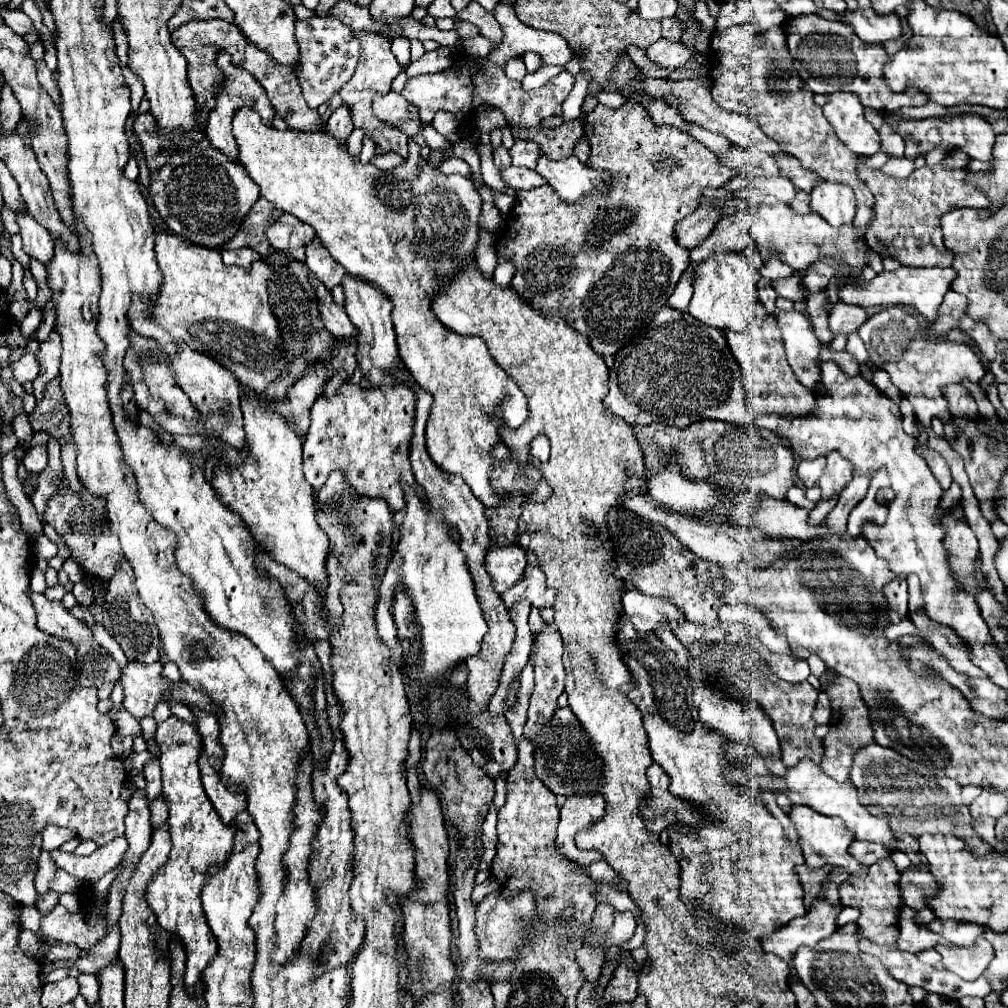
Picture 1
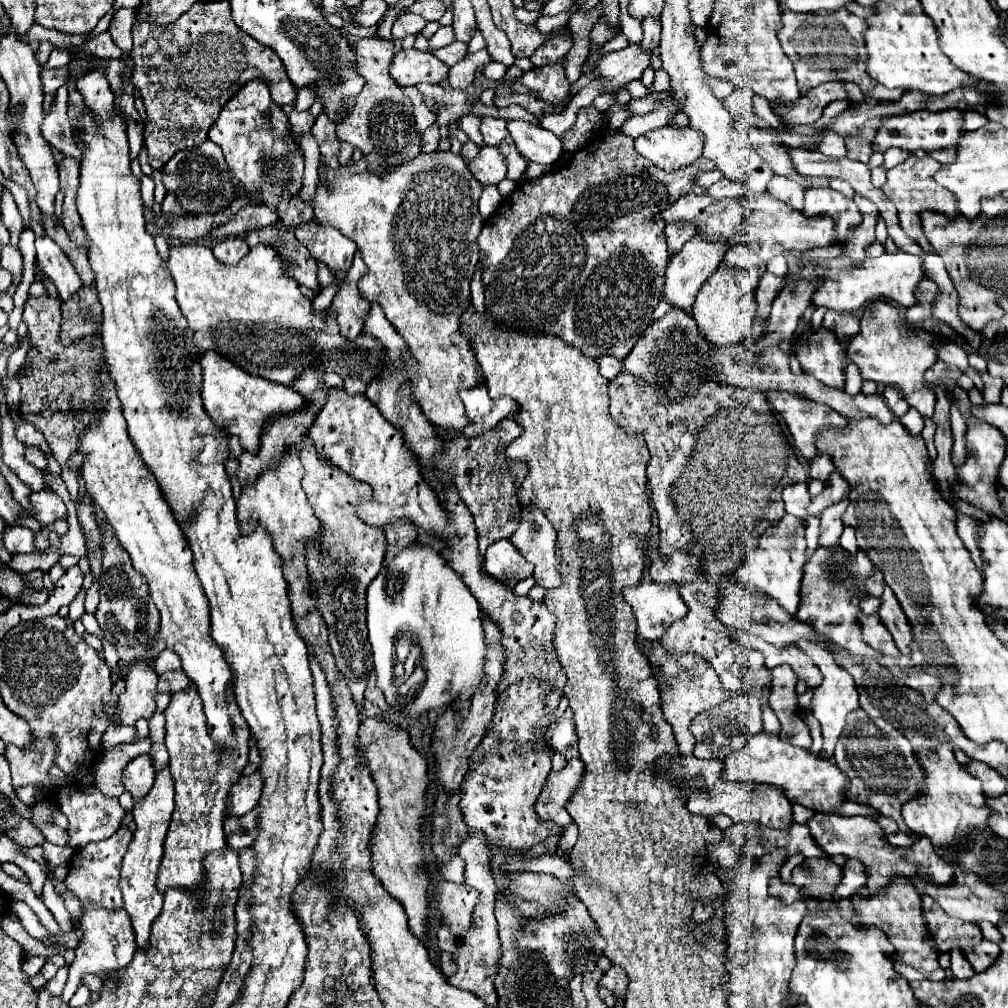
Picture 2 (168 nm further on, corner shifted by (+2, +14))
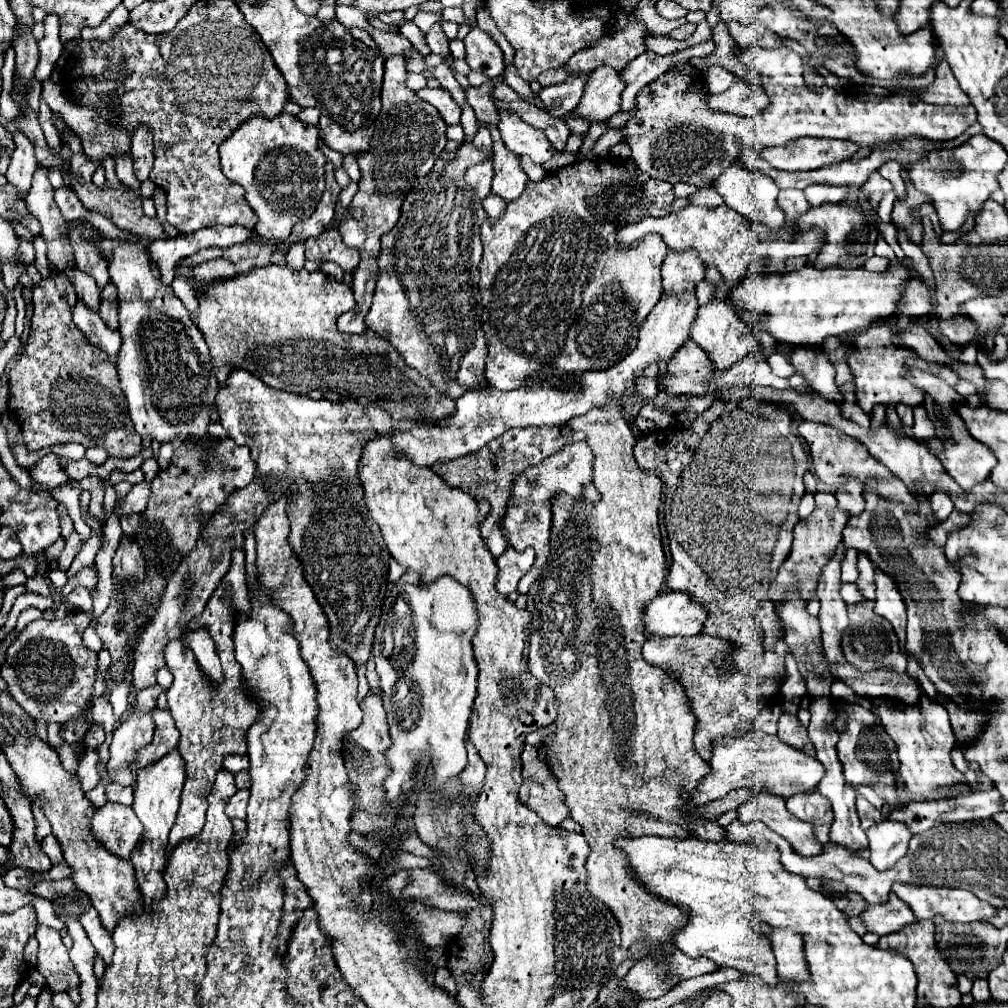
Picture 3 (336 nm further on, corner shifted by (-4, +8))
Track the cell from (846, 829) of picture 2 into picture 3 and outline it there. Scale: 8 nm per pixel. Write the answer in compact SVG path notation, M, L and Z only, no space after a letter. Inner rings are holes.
M894 883L892 893L902 899L918 919L932 919L936 913L944 915L946 921L954 923L970 923L970 921L980 921L988 919L994 915L994 907L986 901L980 901L974 893L962 891L962 889L950 889L950 887L928 887L928 885L910 885L910 883Z

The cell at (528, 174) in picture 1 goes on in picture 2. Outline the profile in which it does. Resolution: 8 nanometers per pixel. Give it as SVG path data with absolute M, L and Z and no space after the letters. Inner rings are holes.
M482 147L480 153L468 161L468 169L482 185L496 185L506 179L506 163L498 147Z

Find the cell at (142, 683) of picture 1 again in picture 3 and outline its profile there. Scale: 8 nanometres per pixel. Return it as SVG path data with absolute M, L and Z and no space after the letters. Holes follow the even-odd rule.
M154 711L132 713L124 717L124 721L116 727L110 743L110 761L108 761L108 771L114 771L114 783L134 785L130 765L136 759L138 747L152 741L156 727L152 713Z

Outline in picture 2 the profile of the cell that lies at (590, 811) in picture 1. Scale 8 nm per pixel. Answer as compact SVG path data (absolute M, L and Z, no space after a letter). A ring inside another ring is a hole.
M570 759L564 769L552 771L546 779L546 787L538 797L536 813L552 821L554 825L566 827L572 823L572 817L566 811L566 801L574 795L576 785L580 785L584 763L580 759Z

